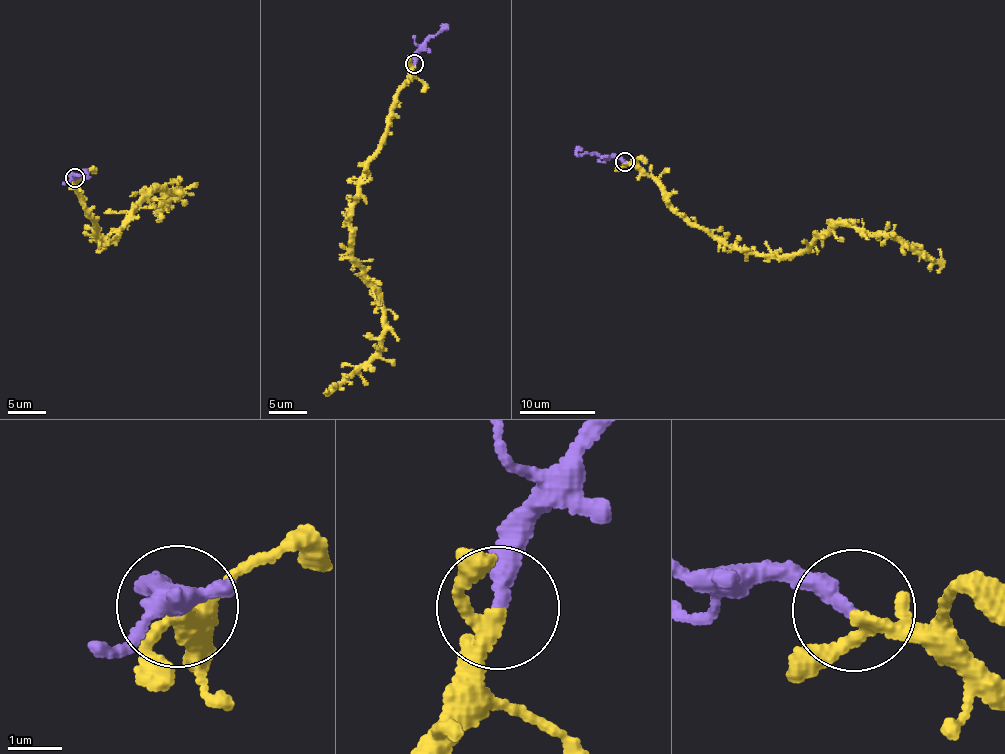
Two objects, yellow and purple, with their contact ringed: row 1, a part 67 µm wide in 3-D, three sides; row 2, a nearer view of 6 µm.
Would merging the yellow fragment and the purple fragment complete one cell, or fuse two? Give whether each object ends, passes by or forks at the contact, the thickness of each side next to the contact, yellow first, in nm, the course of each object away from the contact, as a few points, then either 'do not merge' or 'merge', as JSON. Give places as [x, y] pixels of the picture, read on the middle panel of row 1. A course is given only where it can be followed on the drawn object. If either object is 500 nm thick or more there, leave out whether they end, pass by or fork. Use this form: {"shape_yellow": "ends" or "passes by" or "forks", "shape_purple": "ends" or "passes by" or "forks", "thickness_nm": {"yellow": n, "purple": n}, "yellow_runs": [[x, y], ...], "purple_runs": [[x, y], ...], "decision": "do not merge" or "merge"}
{"shape_yellow": "forks", "shape_purple": "ends", "thickness_nm": {"yellow": 170, "purple": 320}, "yellow_runs": [[413, 63], [351, 209], [350, 251], [361, 278], [379, 295], [382, 348], [330, 390], [329, 385]], "purple_runs": [[413, 63], [417, 50], [430, 37], [448, 29]], "decision": "merge"}

